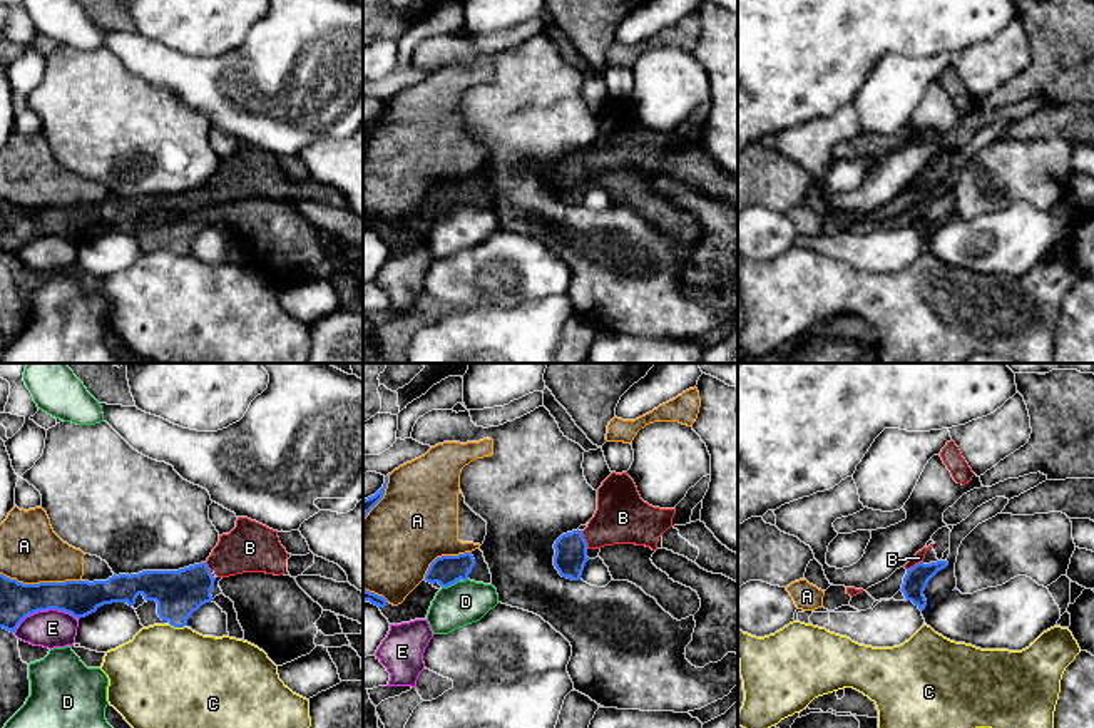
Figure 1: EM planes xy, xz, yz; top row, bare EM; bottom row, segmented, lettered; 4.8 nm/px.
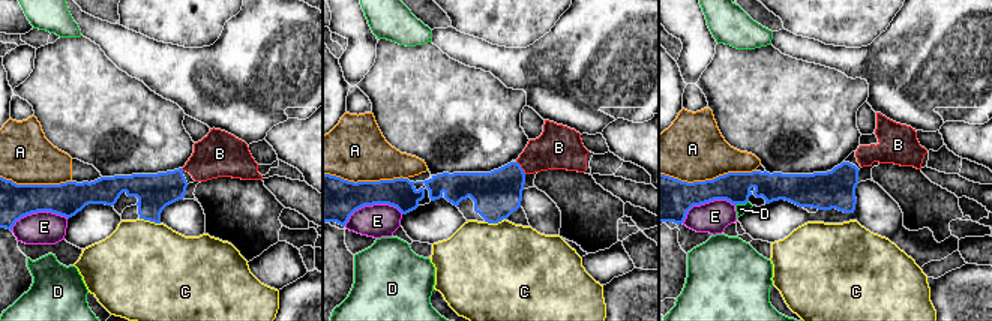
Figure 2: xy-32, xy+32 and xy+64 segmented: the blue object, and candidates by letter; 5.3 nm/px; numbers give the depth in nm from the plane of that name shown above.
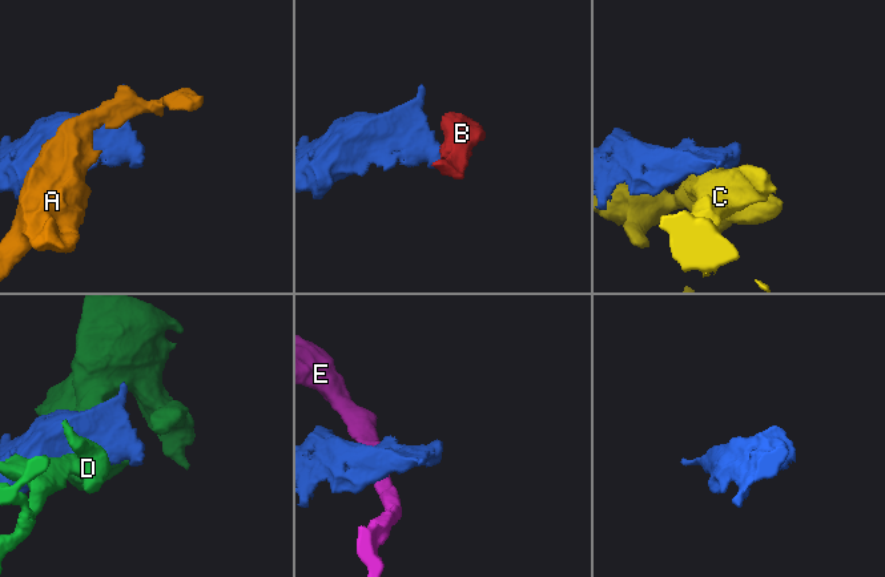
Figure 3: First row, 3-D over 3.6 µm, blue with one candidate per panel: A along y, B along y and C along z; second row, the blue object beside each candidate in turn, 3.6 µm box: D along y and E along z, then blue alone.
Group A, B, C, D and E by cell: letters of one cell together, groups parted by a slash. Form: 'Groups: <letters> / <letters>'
Groups: A / B / C / D / E

